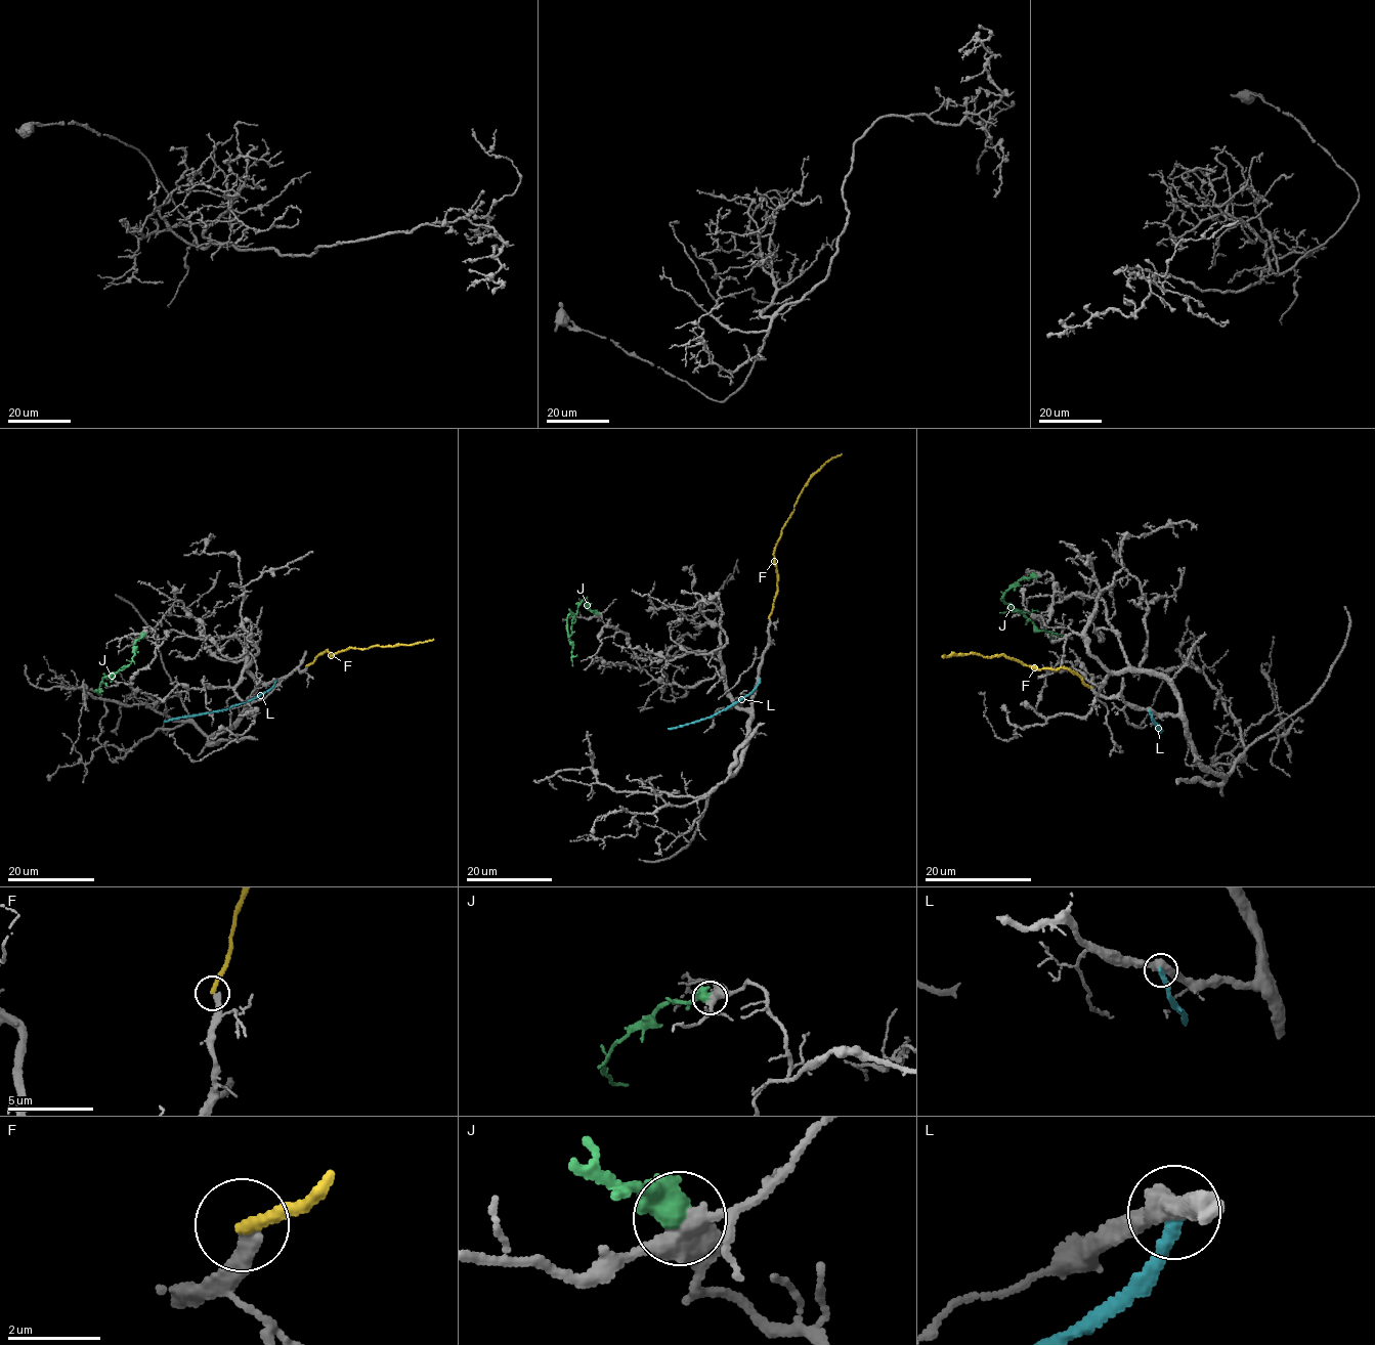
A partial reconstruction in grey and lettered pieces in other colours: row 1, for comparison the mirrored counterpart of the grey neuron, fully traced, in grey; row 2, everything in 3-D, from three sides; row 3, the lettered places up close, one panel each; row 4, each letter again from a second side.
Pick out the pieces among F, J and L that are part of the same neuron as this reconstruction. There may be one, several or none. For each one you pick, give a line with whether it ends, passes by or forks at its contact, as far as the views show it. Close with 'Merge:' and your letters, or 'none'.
Merge: none

